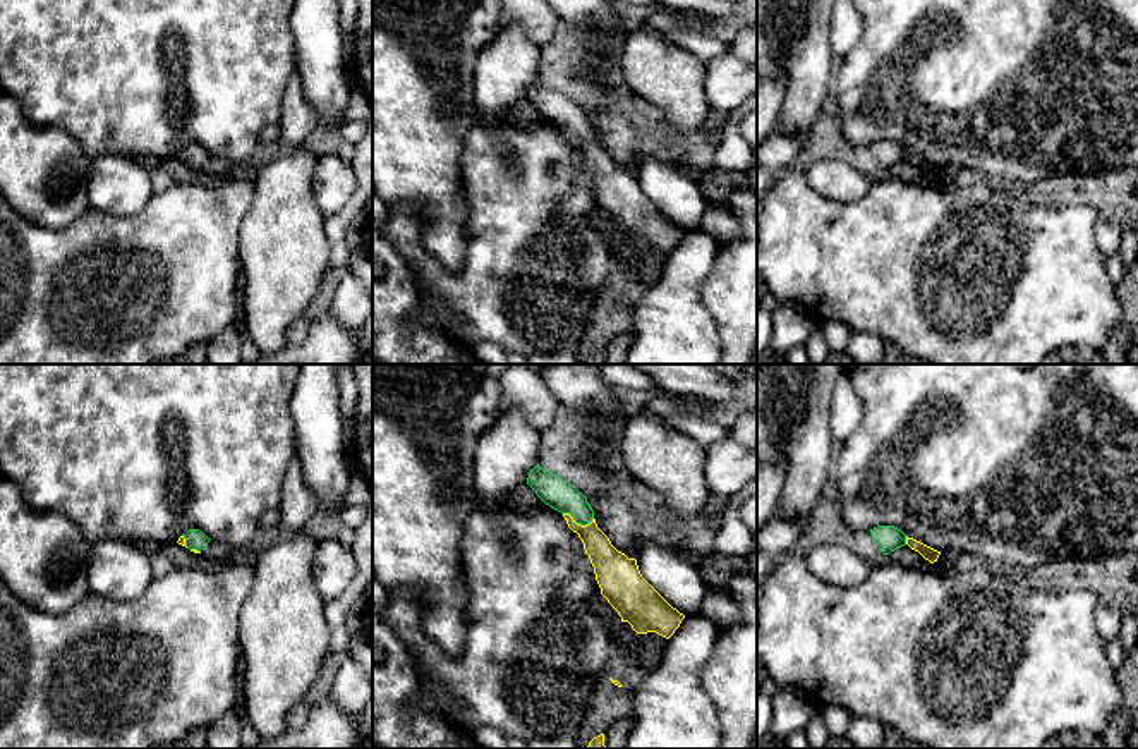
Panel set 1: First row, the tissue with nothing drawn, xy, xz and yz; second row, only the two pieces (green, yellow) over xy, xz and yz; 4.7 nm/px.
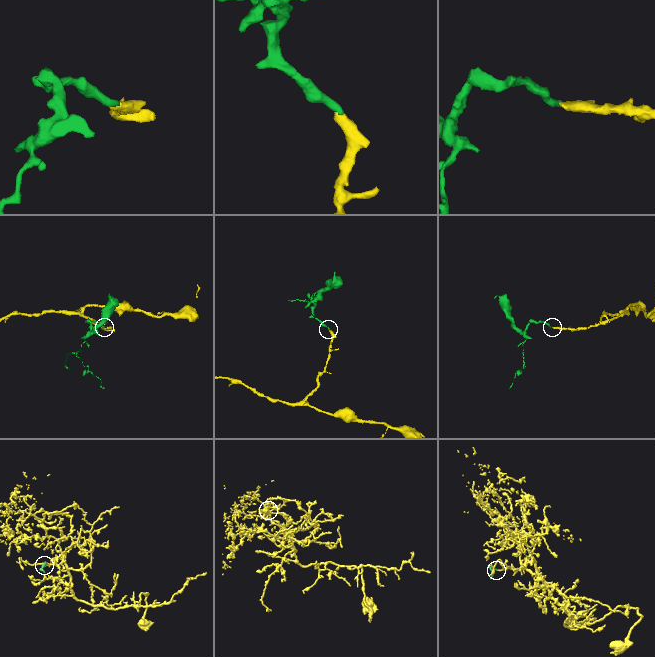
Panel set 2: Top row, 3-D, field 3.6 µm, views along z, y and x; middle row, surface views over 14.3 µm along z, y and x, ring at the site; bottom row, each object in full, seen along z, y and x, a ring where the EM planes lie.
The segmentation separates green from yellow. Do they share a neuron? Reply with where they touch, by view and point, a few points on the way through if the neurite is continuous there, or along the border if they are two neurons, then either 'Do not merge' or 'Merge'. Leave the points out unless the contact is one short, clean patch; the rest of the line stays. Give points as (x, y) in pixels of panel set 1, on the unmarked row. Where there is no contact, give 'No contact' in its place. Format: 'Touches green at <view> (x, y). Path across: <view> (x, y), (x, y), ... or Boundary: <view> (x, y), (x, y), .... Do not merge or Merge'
Touches green at xz (579, 138). Path across: xz (553, 105), (579, 138), (591, 150), (610, 181). Merge

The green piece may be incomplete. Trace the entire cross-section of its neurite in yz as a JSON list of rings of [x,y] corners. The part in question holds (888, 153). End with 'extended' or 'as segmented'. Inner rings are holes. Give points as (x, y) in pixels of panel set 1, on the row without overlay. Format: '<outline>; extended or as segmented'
[[[877,141],[870,144],[870,149],[875,156],[875,160],[881,163],[884,170],[889,170],[891,167],[908,160],[911,165],[918,167],[925,175],[930,179],[937,177],[941,167],[908,153],[901,144],[894,141]]]; extended

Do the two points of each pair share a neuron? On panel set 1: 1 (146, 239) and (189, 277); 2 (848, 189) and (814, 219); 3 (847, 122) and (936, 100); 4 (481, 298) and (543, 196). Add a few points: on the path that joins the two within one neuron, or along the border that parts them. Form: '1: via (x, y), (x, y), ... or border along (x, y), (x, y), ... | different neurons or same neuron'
1: via (157, 248), (179, 268) | same neuron
2: border along (805, 174), (821, 194), (847, 203), (872, 184) | different neurons
3: via (869, 122), (898, 100), (914, 100) | same neuron
4: via (502, 272), (529, 237), (529, 222) | same neuron

